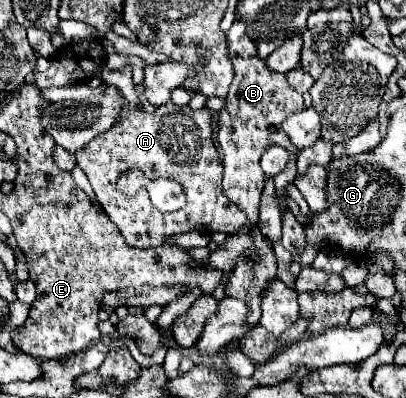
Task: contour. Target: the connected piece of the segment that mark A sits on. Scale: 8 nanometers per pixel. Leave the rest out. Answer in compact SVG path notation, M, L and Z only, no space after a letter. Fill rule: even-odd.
M166 103L156 107L152 113L126 107L108 131L96 135L90 143L76 151L76 163L88 175L98 201L130 247L158 247L166 237L188 231L220 231L234 235L246 225L246 215L230 203L222 191L222 163L212 141L212 111L208 107L194 111L188 105L176 107L174 103ZM132 169L142 171L142 175L150 181L158 177L172 177L180 181L186 193L184 209L174 213L158 211L150 203L146 187L138 189L134 195L122 193L118 189L118 179Z

